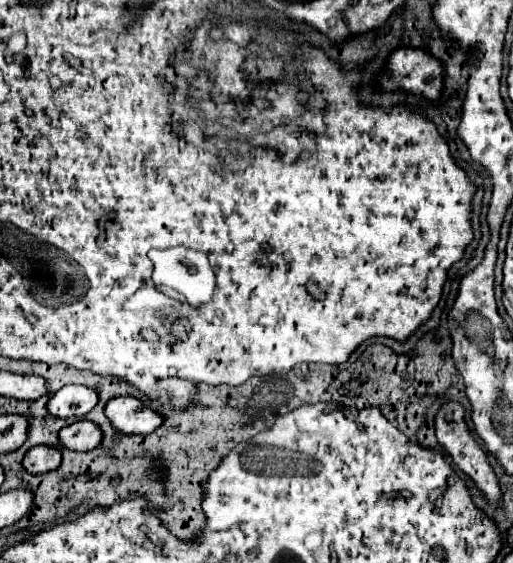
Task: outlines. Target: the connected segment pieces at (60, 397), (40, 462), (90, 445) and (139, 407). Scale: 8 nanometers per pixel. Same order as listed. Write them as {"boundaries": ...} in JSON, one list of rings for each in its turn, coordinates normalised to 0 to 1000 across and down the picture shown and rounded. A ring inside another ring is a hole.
{"boundaries":[[[[129,684],[97,705],[90,726],[101,741],[117,741],[117,744],[152,741],[156,744],[172,730],[183,726],[187,712],[191,712],[191,702],[183,691],[172,691],[160,684]]],[[[66,794],[47,808],[43,819],[47,833],[62,844],[82,844],[82,840],[97,840],[105,833],[113,833],[117,826],[117,805],[105,794]]],[[[148,748],[117,766],[117,790],[140,801],[175,801],[191,794],[199,769],[179,748]]],[[[261,705],[214,709],[203,734],[218,758],[246,773],[288,773],[316,751],[316,741],[304,730],[281,723],[277,712]]]]}

